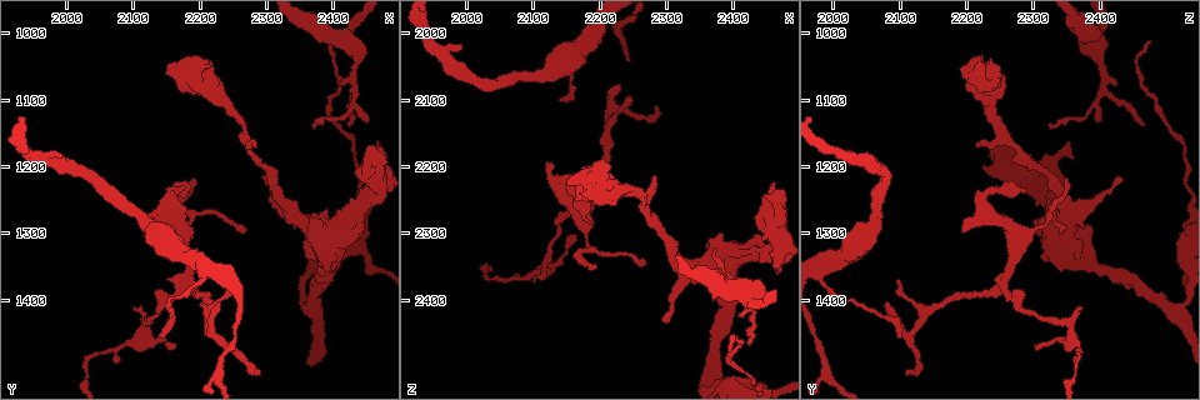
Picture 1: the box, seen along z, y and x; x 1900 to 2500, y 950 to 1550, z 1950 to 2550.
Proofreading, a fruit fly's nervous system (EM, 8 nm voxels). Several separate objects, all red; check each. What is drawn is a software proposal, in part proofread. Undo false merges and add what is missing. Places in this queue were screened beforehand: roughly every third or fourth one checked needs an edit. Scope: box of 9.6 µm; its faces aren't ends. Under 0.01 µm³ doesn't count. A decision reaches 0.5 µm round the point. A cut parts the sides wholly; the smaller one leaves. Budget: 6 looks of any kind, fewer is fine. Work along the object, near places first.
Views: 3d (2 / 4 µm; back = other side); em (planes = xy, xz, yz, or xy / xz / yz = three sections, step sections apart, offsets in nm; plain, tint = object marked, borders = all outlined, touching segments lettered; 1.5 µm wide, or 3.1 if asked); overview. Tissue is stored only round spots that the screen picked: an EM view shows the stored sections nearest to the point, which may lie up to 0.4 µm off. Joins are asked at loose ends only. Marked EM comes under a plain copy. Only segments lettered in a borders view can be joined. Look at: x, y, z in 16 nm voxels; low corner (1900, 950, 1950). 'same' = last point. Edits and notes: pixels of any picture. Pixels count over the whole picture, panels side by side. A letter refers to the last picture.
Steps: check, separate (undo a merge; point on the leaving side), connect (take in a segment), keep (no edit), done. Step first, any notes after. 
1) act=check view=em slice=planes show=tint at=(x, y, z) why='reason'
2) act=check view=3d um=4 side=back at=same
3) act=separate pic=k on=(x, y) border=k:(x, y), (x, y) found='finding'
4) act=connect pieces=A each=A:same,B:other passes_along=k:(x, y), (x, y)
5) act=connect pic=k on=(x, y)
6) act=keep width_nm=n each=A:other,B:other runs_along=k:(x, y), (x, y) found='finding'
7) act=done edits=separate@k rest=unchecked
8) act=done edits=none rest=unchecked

act=check view=3d um=4 at=(2155, 1240, 2235) why='sharp bend'

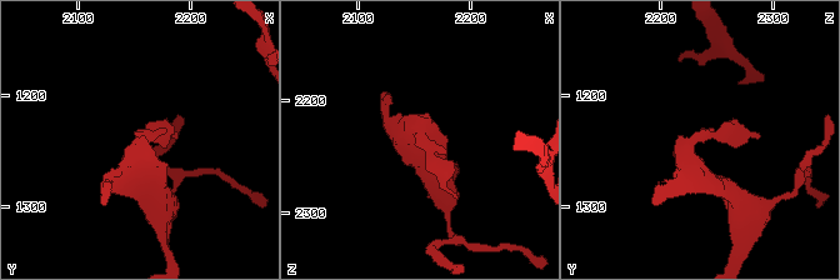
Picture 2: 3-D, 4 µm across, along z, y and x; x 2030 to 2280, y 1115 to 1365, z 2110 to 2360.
act=check view=em slice=yz step=4 show=borders at=(2156, 1238, 2230) arm_widths_nm=200,200

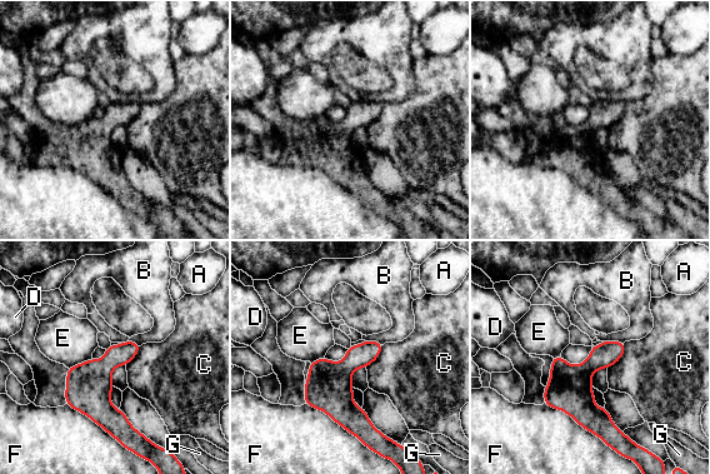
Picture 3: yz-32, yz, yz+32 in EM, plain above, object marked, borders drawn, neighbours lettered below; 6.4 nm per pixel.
act=keep width_nm=190 each=A:other,B:other,C:other,D:other,E:other,F:other,G:other found='all the same neuron'

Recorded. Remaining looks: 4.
act=check view=3d um=2 at=(2365, 1145, 2320) why='tapers out'

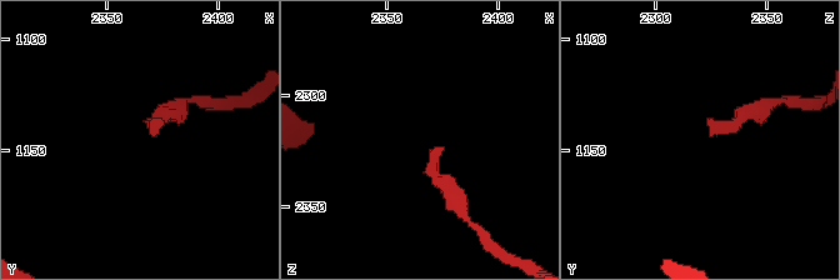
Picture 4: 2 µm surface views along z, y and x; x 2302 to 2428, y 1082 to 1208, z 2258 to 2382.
act=check view=em slice=planes show=borders at=(2370, 1139, 2324)

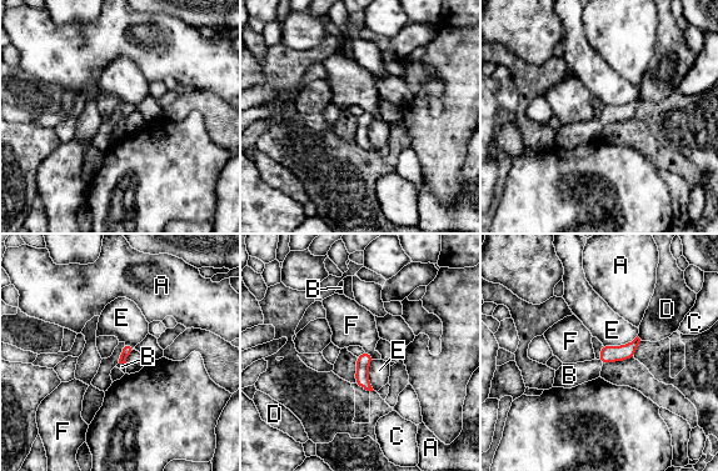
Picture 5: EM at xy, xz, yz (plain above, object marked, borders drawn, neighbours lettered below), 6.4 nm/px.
act=connect pieces=B width_nm=80 longest_contact=E:240nm each=A:other,B:same,C:other,D:other,E:other,F:other found='it goes on there'

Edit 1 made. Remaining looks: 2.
act=check view=em slice=yz step=8 show=borders at=(2285, 1505, 2105)

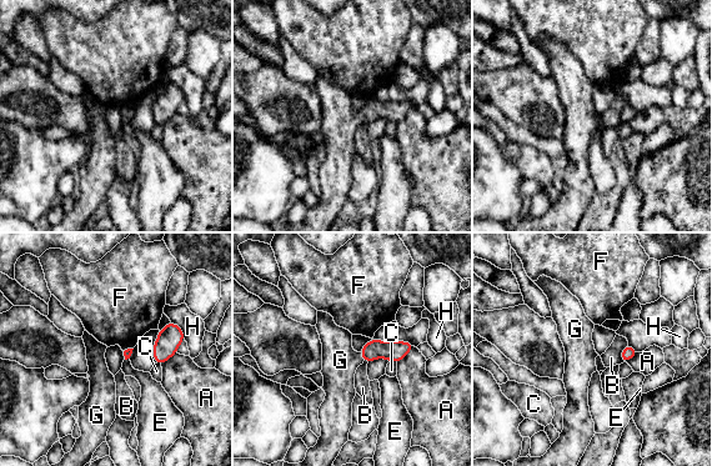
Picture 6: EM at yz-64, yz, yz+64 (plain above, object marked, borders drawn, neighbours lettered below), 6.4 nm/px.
act=check view=em slice=planes show=borders at=same

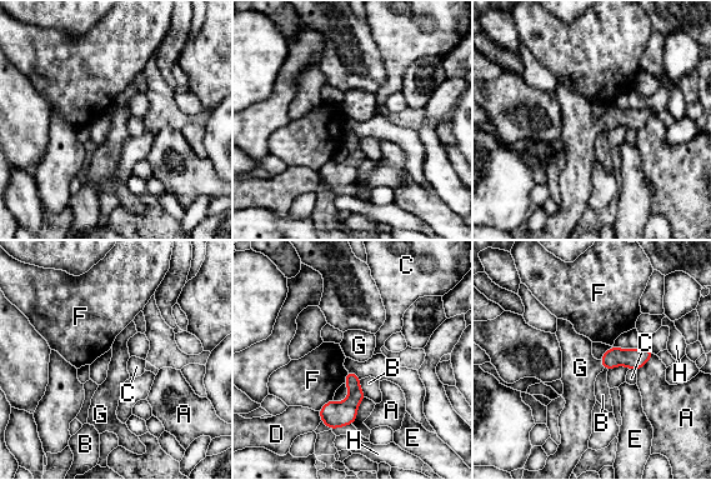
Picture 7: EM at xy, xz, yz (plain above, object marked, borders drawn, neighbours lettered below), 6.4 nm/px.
act=connect pieces=G each=A:other,B:other,C:other,D:other,E:other,F:other,G:same,H:other found='the neuron continues'

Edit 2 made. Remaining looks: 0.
act=done edits=connect@5,connect@7 rest=unchecked

